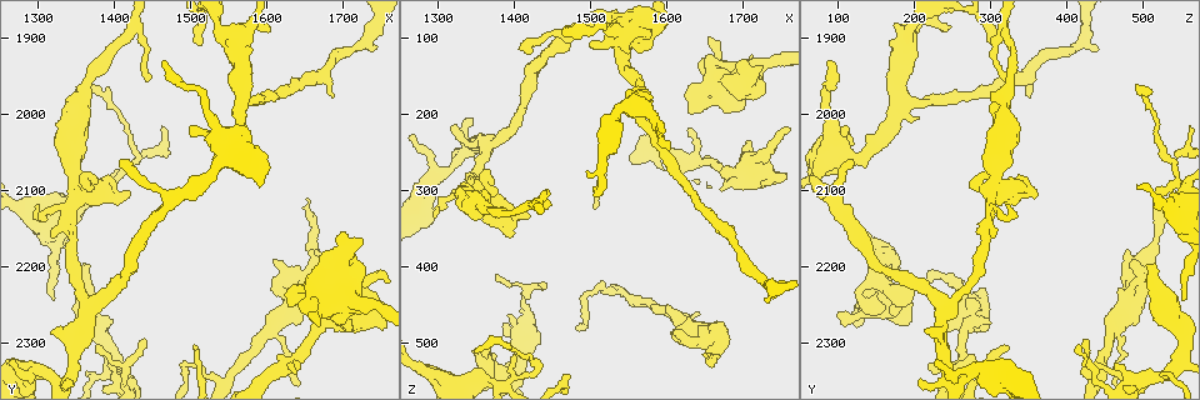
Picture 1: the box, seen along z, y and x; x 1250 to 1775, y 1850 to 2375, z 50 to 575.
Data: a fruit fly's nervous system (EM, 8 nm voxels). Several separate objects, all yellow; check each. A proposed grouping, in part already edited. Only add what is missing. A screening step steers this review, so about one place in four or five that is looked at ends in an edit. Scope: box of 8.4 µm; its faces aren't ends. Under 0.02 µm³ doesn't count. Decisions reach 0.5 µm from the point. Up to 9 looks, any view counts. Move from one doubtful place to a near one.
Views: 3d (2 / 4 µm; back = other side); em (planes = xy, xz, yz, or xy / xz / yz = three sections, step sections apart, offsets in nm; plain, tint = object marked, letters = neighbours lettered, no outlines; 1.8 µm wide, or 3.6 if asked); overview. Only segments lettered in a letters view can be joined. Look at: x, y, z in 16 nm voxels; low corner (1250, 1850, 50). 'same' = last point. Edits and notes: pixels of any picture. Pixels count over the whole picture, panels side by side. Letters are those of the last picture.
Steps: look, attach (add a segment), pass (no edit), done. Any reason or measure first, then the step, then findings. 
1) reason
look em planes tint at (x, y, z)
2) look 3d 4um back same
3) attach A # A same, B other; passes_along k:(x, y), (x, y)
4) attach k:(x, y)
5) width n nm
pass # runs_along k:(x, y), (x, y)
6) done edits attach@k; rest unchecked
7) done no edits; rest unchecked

branch stops here
look 3d 2um at (1650, 2110, 515)

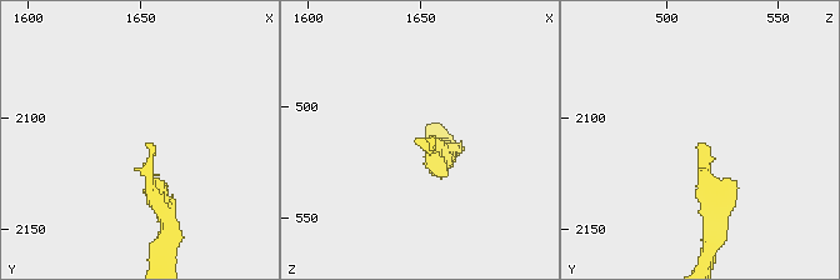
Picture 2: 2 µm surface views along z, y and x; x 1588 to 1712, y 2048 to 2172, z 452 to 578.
shape alone is not enough
look em planes letters at (1655, 2113, 513)

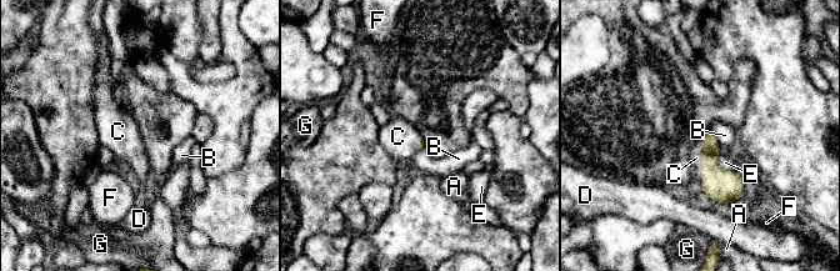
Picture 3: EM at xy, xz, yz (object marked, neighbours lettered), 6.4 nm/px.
attach C # A other, B other, C same, D other, E other, F other, G other; passes_along 3:(721, 186), (703, 159), (696, 150); it goes on there

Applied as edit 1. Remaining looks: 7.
branch stops here
look em planes plain at (1670, 2240, 275)

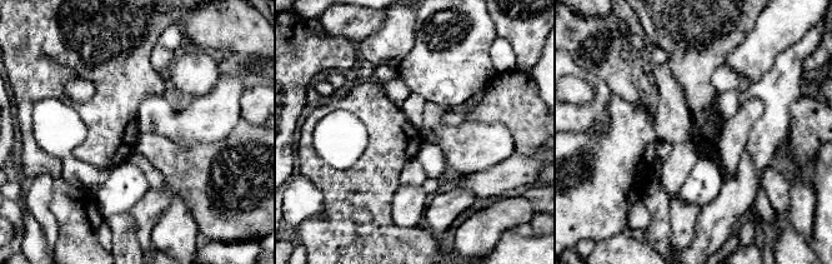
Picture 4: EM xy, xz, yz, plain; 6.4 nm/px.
what lies round it
look em planes letters same

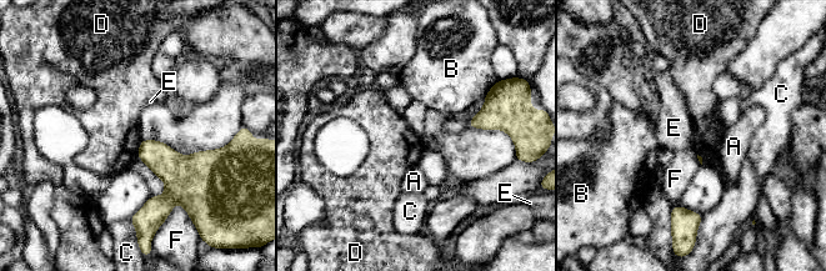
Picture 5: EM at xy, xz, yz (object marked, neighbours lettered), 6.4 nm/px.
pass # A other, B other, C other, D other, E other, F other; border 5:(141, 140), (136, 154); none of them fits

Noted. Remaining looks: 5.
free end
look em planes letters at (1690, 2190, 180)

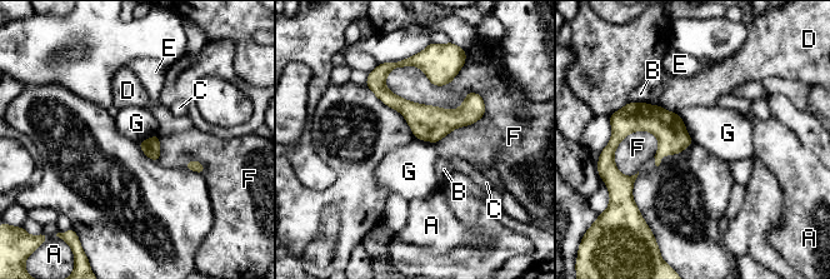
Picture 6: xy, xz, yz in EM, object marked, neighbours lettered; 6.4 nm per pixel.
pass # A other, B other, C other, D other, E other, F other, G other; border 6:(679, 114), (688, 134), (694, 142); no lettered segment goes on from it

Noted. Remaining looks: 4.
free end
look 3d 4um back at (1655, 2260, 100)

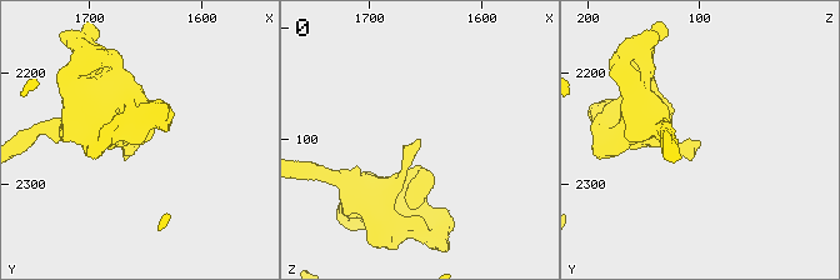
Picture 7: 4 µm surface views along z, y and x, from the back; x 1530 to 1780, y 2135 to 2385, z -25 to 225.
look em planes letters at (1656, 2264, 100)

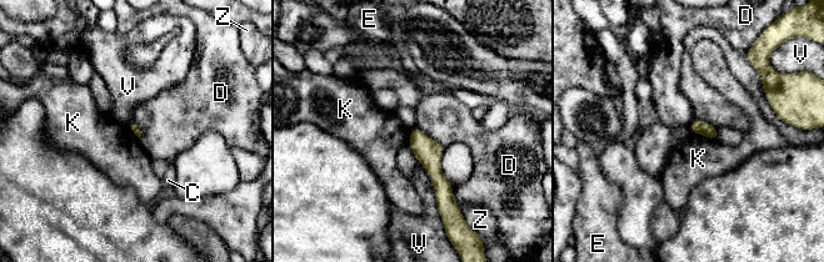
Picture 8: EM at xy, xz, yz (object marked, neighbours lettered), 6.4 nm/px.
pass # C other, D other, E other, K other, V other, Z other; border 8:(692, 131), (717, 140); no lettered segment goes on from it

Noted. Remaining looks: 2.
done edits attach@3; rest unchecked

